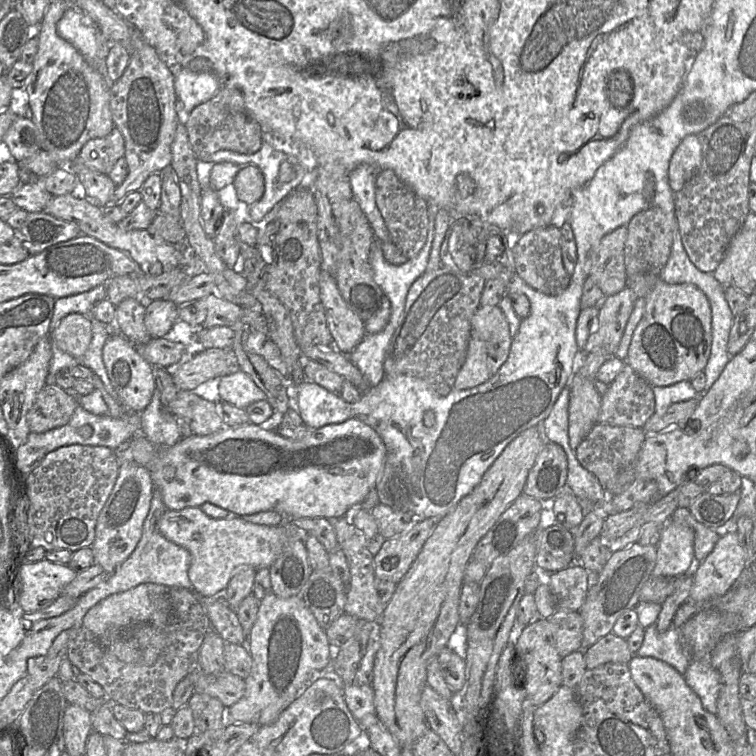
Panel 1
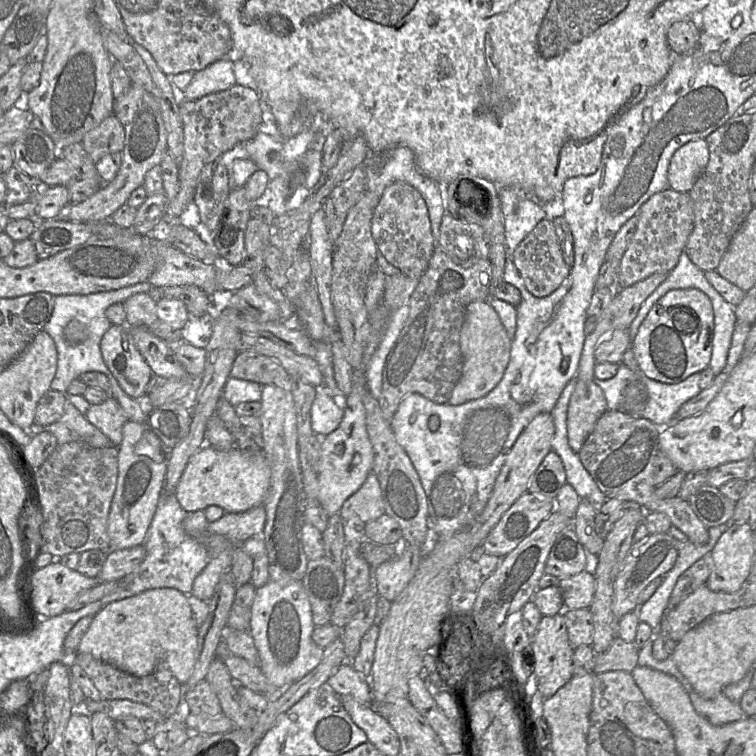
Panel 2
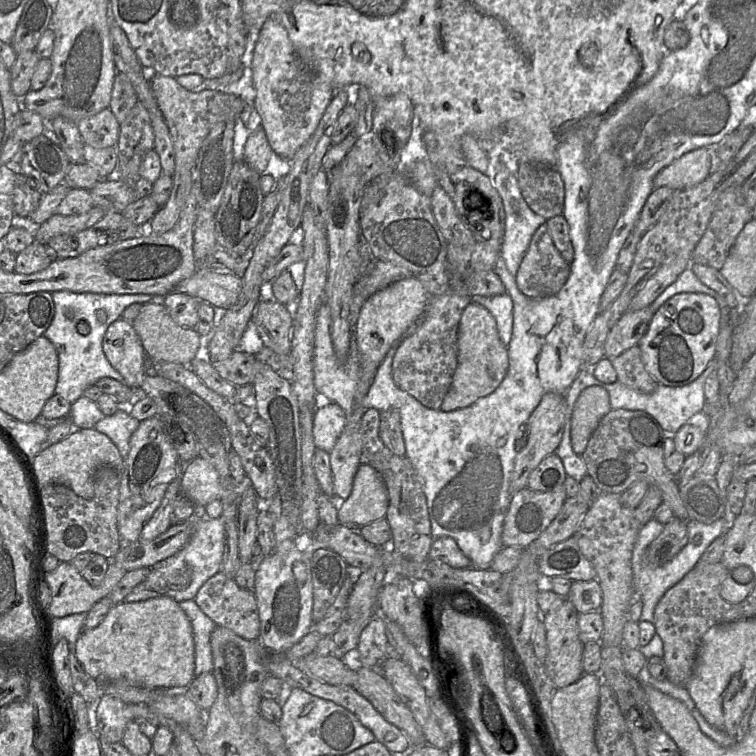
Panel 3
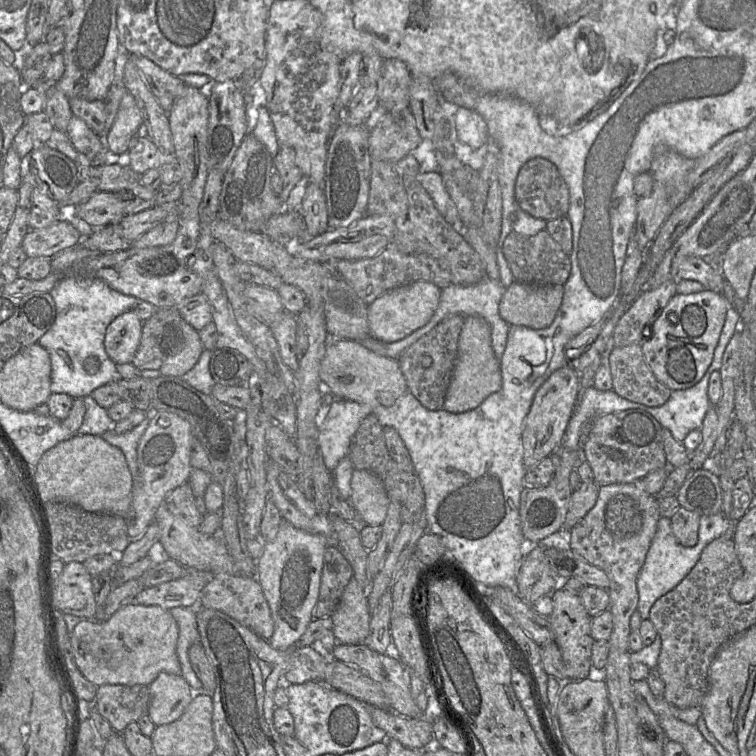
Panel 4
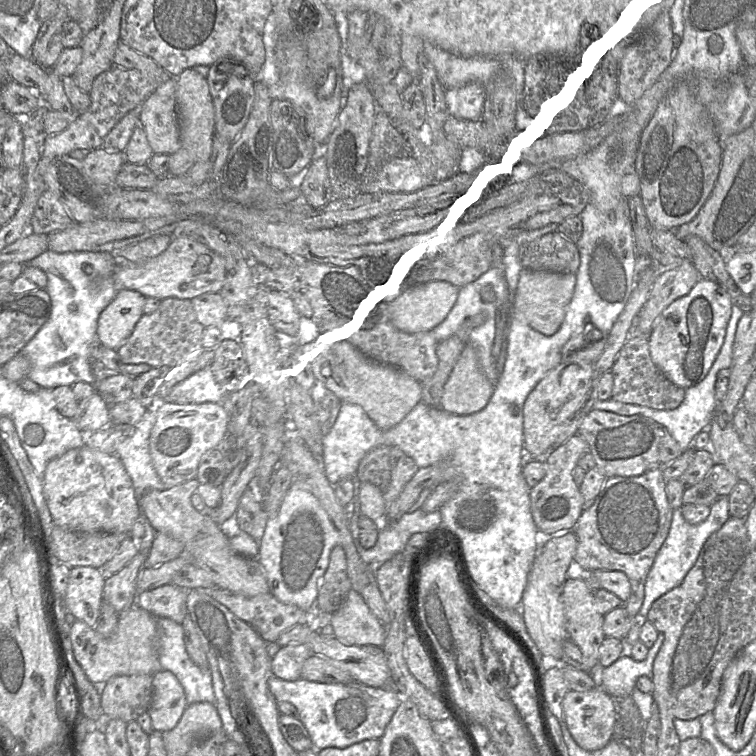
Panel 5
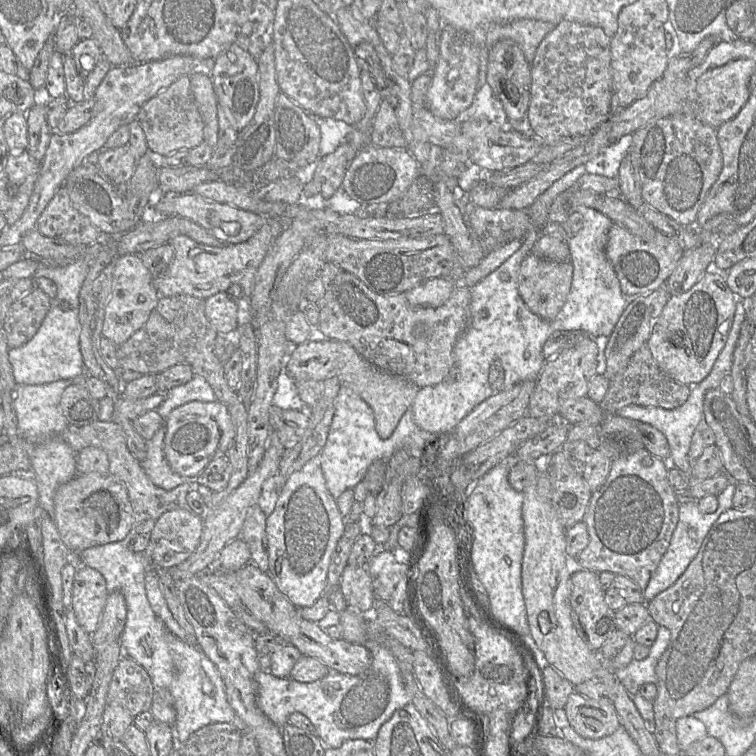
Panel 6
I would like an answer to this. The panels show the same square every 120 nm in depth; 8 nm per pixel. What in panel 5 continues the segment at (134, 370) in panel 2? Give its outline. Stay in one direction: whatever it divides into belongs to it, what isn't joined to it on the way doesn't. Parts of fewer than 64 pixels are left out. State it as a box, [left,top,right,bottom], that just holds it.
[98,288,146,350]

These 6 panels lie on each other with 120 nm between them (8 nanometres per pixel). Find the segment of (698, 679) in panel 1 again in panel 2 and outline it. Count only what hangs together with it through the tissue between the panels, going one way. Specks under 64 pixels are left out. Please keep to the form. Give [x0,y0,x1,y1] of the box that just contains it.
[689,689,746,726]

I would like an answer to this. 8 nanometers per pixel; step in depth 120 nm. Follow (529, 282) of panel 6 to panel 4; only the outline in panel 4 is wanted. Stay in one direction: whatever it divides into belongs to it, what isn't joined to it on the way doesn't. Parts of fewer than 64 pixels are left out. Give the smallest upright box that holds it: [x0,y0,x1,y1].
[499,280,564,329]

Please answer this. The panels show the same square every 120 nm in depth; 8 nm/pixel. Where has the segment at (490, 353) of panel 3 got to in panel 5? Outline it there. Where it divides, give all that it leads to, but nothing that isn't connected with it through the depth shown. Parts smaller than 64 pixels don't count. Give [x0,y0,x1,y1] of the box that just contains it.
[440,344,495,415]

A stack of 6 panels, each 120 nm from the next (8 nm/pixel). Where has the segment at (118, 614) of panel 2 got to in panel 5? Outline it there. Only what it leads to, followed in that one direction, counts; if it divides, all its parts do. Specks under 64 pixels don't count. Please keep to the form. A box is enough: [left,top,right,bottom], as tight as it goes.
[69,605,161,686]

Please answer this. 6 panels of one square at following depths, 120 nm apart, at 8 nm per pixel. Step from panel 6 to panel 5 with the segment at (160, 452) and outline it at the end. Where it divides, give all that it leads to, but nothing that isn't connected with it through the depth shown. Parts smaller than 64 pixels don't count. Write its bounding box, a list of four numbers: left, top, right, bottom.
[115,409,166,501]

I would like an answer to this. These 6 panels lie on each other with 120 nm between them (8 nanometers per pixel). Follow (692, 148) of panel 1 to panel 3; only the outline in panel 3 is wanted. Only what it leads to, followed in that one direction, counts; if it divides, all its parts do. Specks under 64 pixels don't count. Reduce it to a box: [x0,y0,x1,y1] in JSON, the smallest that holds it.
[654,148,710,190]

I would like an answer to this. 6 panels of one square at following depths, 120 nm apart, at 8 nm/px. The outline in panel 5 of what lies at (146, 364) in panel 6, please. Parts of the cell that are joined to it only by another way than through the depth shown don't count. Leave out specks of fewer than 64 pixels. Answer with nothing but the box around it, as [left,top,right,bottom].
[117,298,205,368]

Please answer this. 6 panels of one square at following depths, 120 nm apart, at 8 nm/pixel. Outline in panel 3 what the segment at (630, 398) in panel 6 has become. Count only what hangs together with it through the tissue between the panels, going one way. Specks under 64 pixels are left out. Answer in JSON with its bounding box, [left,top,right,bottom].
[611,345,659,393]

